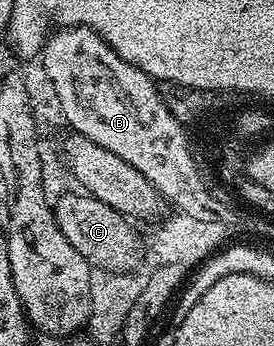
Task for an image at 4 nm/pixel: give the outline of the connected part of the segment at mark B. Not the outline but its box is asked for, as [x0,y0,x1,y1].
[42,26,216,219]

